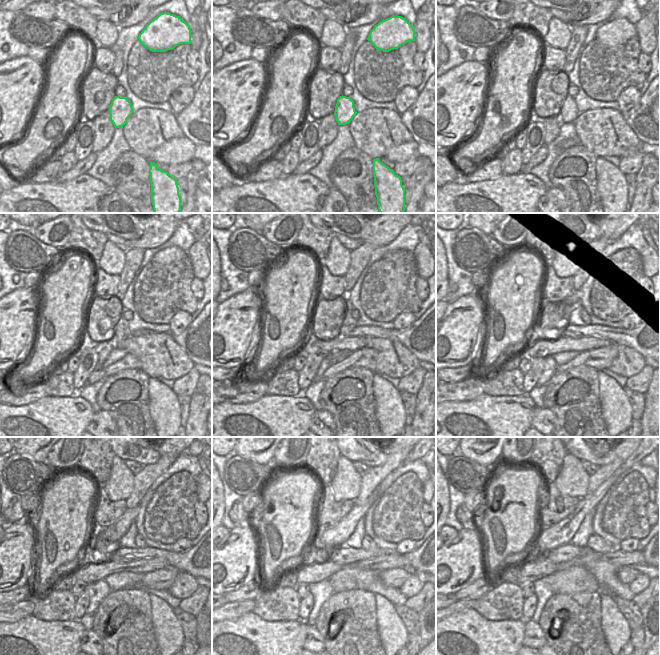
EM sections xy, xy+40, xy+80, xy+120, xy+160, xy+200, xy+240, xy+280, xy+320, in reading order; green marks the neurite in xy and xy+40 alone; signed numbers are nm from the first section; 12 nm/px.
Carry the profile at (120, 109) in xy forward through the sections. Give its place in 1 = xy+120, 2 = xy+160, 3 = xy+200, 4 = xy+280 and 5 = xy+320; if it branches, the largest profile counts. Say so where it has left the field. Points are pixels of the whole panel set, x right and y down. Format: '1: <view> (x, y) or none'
1: xy+120 (122, 331)
2: xy+160 (348, 320)
3: xy+200 (573, 312)
4: xy+280 (355, 540)
5: xy+320 (580, 538)

